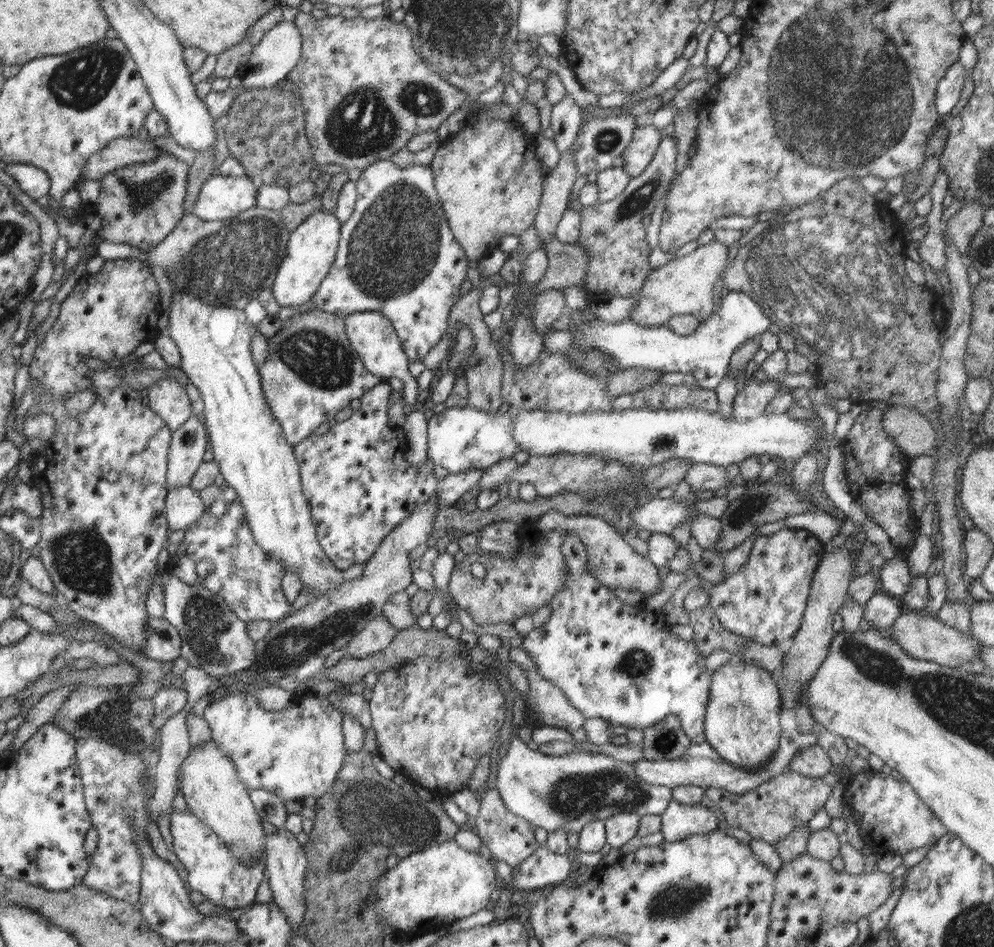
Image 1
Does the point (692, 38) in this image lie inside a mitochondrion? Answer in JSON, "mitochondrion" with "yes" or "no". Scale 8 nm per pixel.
{"mitochondrion":"no"}

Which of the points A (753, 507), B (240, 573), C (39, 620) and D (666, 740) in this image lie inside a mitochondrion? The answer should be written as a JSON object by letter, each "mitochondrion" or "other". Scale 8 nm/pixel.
{"A":"mitochondrion","B":"other","C":"other","D":"mitochondrion"}

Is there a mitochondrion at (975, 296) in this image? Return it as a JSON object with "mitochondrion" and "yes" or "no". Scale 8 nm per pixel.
{"mitochondrion":"no"}

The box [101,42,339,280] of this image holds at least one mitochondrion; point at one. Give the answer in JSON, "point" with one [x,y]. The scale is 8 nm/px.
{"point":[141,194]}

